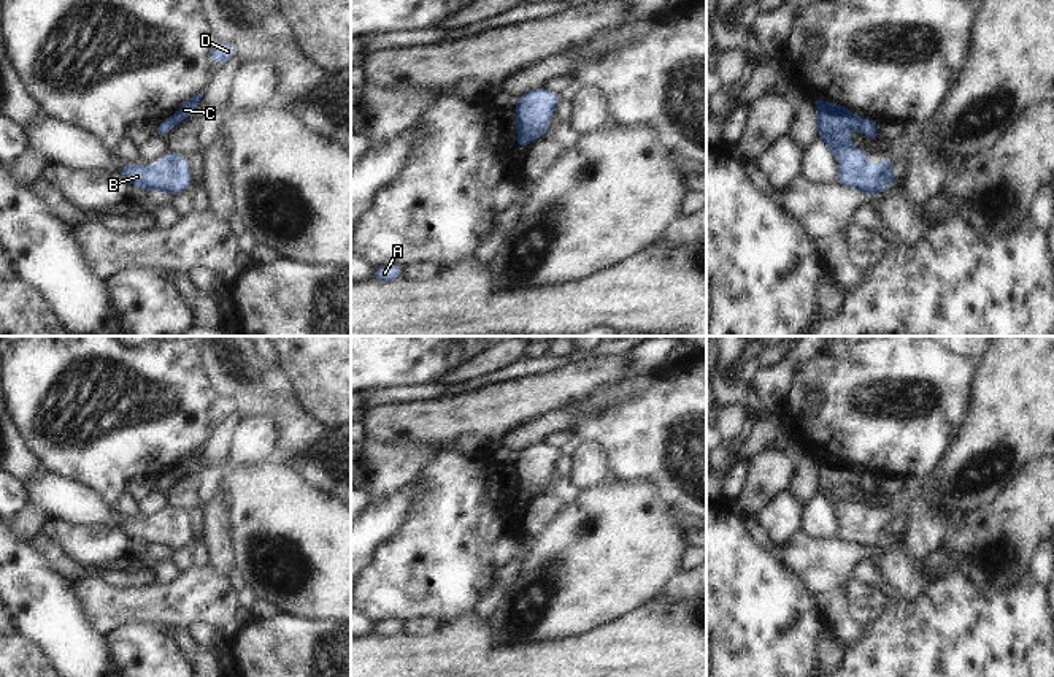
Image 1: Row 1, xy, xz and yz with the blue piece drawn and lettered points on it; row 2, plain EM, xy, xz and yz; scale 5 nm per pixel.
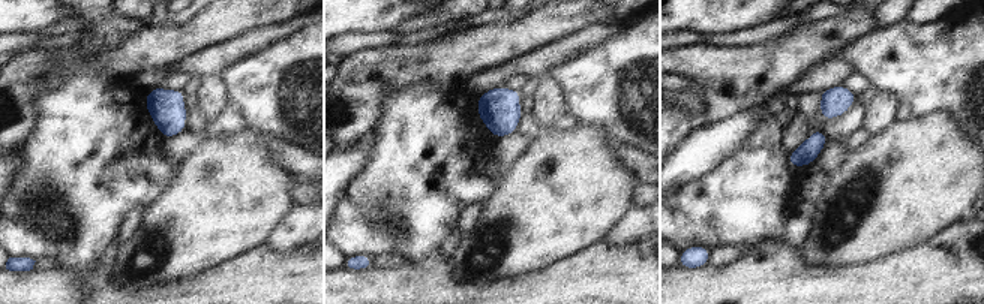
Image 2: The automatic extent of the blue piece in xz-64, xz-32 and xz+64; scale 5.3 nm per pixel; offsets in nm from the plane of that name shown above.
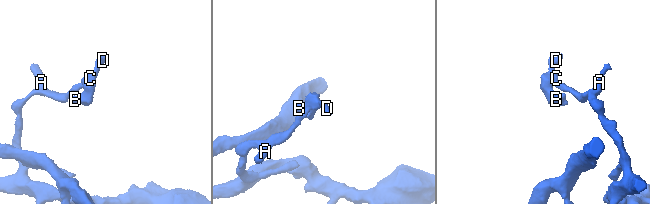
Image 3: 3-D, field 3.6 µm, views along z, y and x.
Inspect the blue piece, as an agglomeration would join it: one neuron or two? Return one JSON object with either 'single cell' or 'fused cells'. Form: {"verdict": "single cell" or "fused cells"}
{"verdict": "fused cells"}

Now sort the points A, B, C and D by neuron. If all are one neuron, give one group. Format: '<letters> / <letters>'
A / B C D

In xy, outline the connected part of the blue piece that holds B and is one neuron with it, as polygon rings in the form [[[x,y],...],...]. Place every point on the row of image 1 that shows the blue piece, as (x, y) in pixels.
[[[167,151],[159,165],[122,163],[119,174],[143,190],[162,190],[178,197],[192,187],[192,173],[187,157]]]

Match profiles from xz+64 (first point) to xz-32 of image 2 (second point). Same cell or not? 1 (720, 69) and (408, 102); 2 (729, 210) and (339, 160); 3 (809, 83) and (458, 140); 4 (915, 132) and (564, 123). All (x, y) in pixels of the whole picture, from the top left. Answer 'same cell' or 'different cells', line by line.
1: different cells
2: different cells
3: different cells
4: different cells

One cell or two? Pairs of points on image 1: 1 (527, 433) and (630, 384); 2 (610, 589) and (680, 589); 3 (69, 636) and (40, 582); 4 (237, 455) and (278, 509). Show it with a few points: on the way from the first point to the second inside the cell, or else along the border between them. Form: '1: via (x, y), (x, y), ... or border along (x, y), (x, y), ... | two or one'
1: via (553, 422), (584, 413), (605, 400) | one
2: border along (681, 571), (651, 598) | two
3: via (56, 623), (42, 606), (40, 595) | one
4: border along (267, 458), (251, 466), (227, 466) | two

